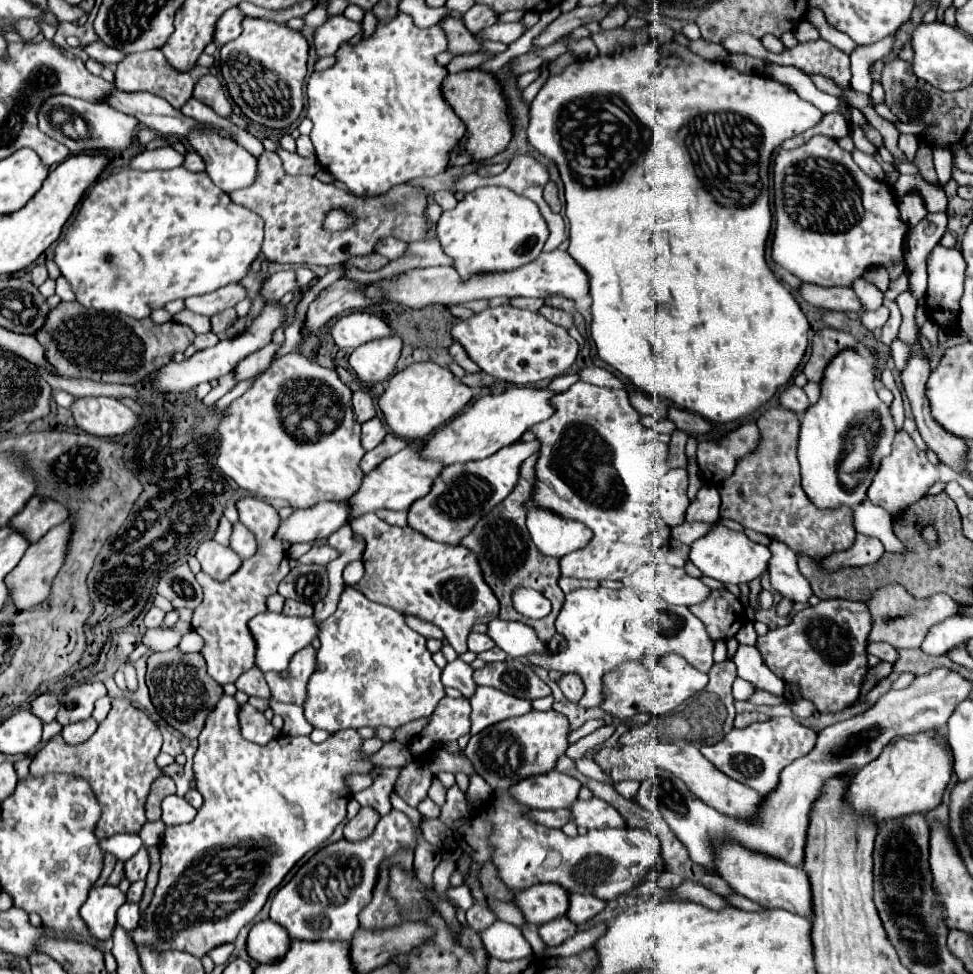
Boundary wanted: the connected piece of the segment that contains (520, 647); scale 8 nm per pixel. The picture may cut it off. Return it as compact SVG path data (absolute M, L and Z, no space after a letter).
M495 618L487 624L487 636L511 658L521 658L531 652L547 652L547 646L537 638L535 630L521 622Z

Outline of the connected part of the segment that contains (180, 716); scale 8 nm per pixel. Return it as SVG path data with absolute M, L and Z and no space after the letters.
M179 648L149 656L147 688L161 718L187 738L197 738L201 734L205 716L209 716L209 712L217 706L217 700L223 696L223 686L207 674L205 658L201 654L185 654Z

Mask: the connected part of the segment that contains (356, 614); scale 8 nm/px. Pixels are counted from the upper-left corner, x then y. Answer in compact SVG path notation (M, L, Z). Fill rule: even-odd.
M347 586L343 590L337 612L321 622L319 640L321 648L317 652L317 670L309 678L307 702L303 706L313 728L321 728L331 734L361 726L399 728L411 720L429 716L445 696L441 668L433 662L431 652L425 646L425 638L405 624L405 616L401 612L371 602L355 588Z

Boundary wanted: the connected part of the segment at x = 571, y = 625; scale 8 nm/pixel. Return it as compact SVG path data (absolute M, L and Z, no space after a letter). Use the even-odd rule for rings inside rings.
M633 588L569 592L555 620L555 628L567 638L567 650L561 654L525 656L525 662L535 668L579 674L585 682L585 696L577 704L583 708L597 708L597 704L601 704L603 676L613 672L623 660L661 660L665 654L679 654L701 672L709 672L713 666L715 642L687 606L673 606L655 594L637 592Z

